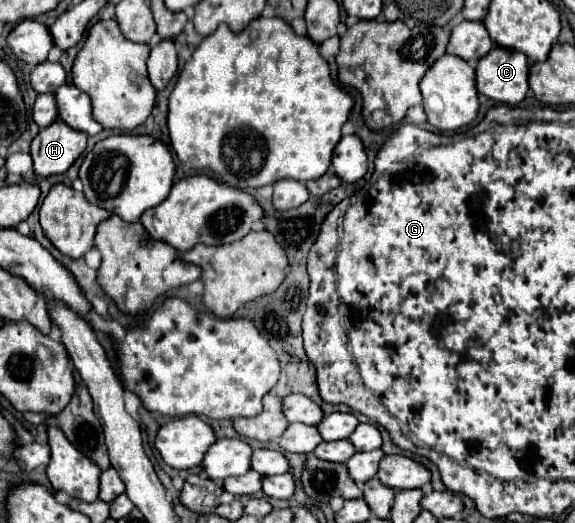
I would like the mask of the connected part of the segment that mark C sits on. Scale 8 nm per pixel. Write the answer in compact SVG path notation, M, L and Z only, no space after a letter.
M492 47L490 53L478 61L476 87L480 95L492 99L494 103L518 105L528 93L528 57L514 49Z

